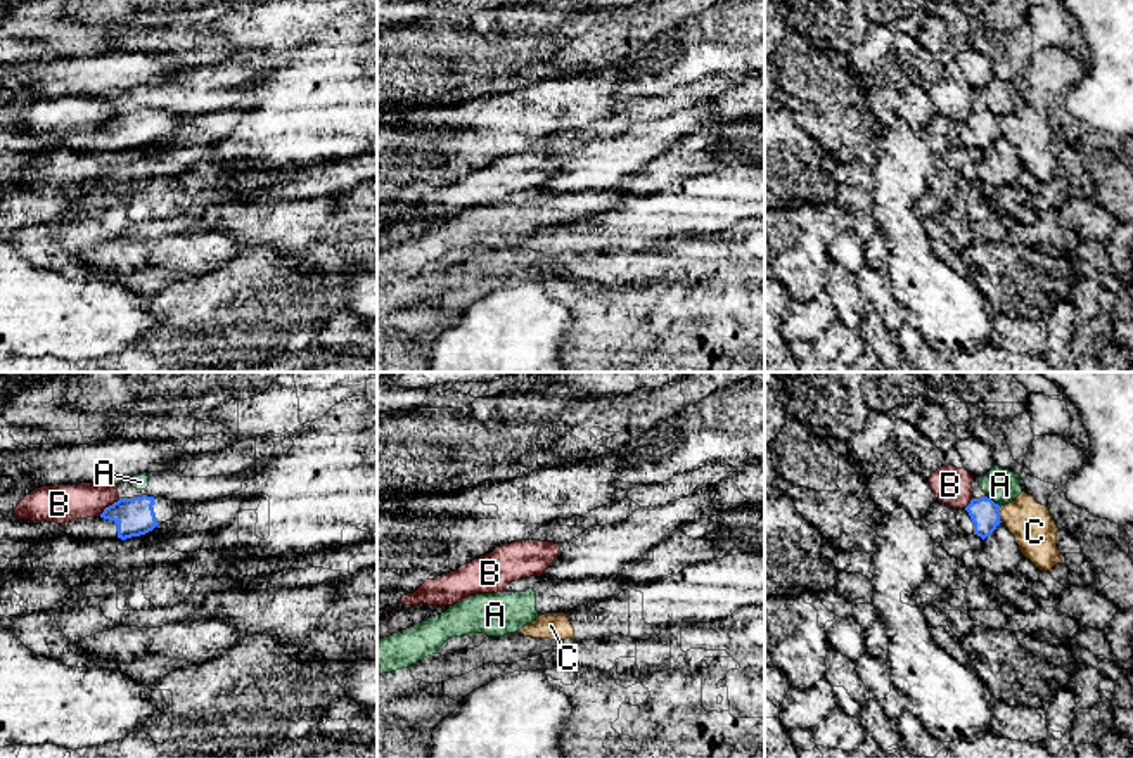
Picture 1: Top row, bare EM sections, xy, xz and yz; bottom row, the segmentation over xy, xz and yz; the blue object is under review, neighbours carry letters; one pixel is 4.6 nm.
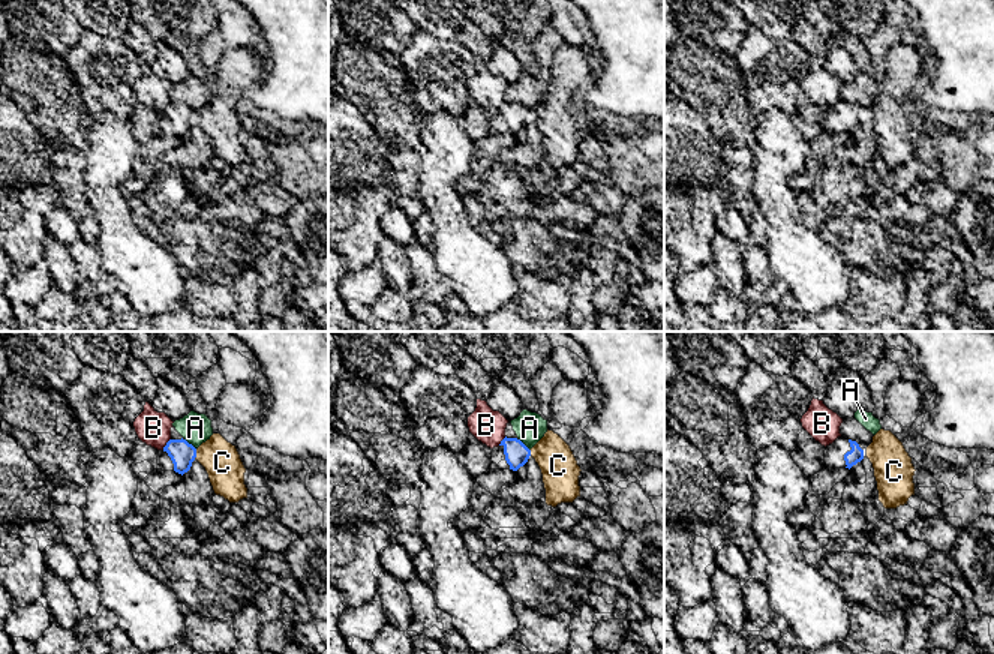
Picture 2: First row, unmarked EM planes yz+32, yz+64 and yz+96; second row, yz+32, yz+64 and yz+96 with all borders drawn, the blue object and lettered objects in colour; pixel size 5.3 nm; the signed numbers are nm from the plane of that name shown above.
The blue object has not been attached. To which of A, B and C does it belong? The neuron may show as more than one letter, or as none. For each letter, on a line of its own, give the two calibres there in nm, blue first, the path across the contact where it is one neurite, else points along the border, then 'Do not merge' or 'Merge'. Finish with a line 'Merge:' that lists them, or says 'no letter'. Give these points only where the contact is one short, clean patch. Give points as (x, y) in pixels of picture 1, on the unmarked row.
A: Thickness 140 nm (blue) against 160 nm. Do not merge
B: Thickness 180 nm (blue) against 180 nm. Do not merge
C: Thickness 140 nm (blue) against 200 nm. Do not merge
Merge: no letter

